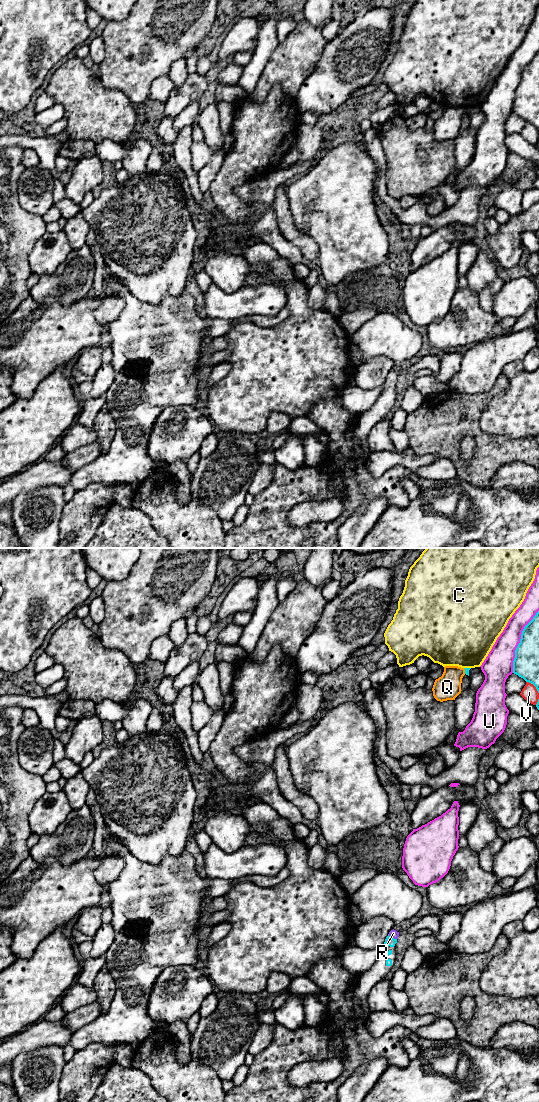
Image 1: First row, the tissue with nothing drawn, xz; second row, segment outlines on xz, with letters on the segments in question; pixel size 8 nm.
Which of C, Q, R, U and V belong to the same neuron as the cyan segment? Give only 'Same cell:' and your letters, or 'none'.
Same cell: R

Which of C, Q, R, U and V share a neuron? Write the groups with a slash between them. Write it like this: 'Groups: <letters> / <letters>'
Groups: C / Q / R / U / V

